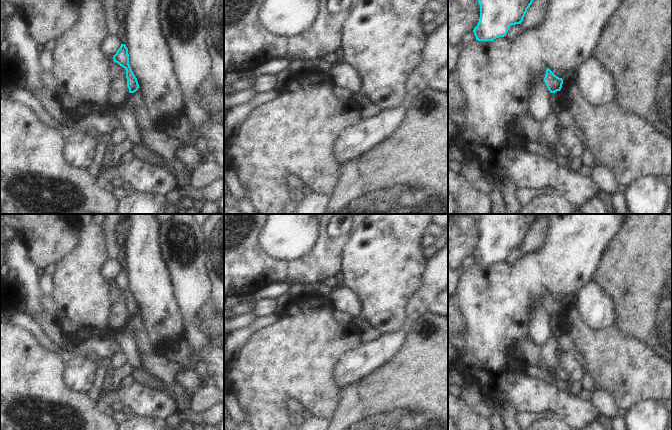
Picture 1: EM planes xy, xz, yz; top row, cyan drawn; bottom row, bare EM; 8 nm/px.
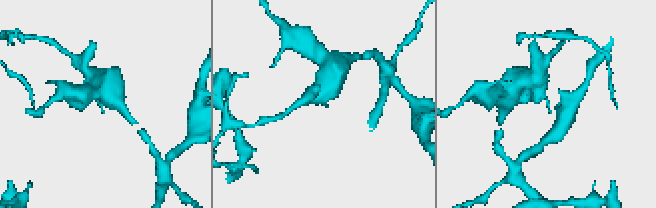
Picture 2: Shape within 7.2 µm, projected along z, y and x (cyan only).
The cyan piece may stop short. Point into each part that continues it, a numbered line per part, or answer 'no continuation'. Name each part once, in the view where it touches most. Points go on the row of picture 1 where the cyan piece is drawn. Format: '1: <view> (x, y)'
no continuation

